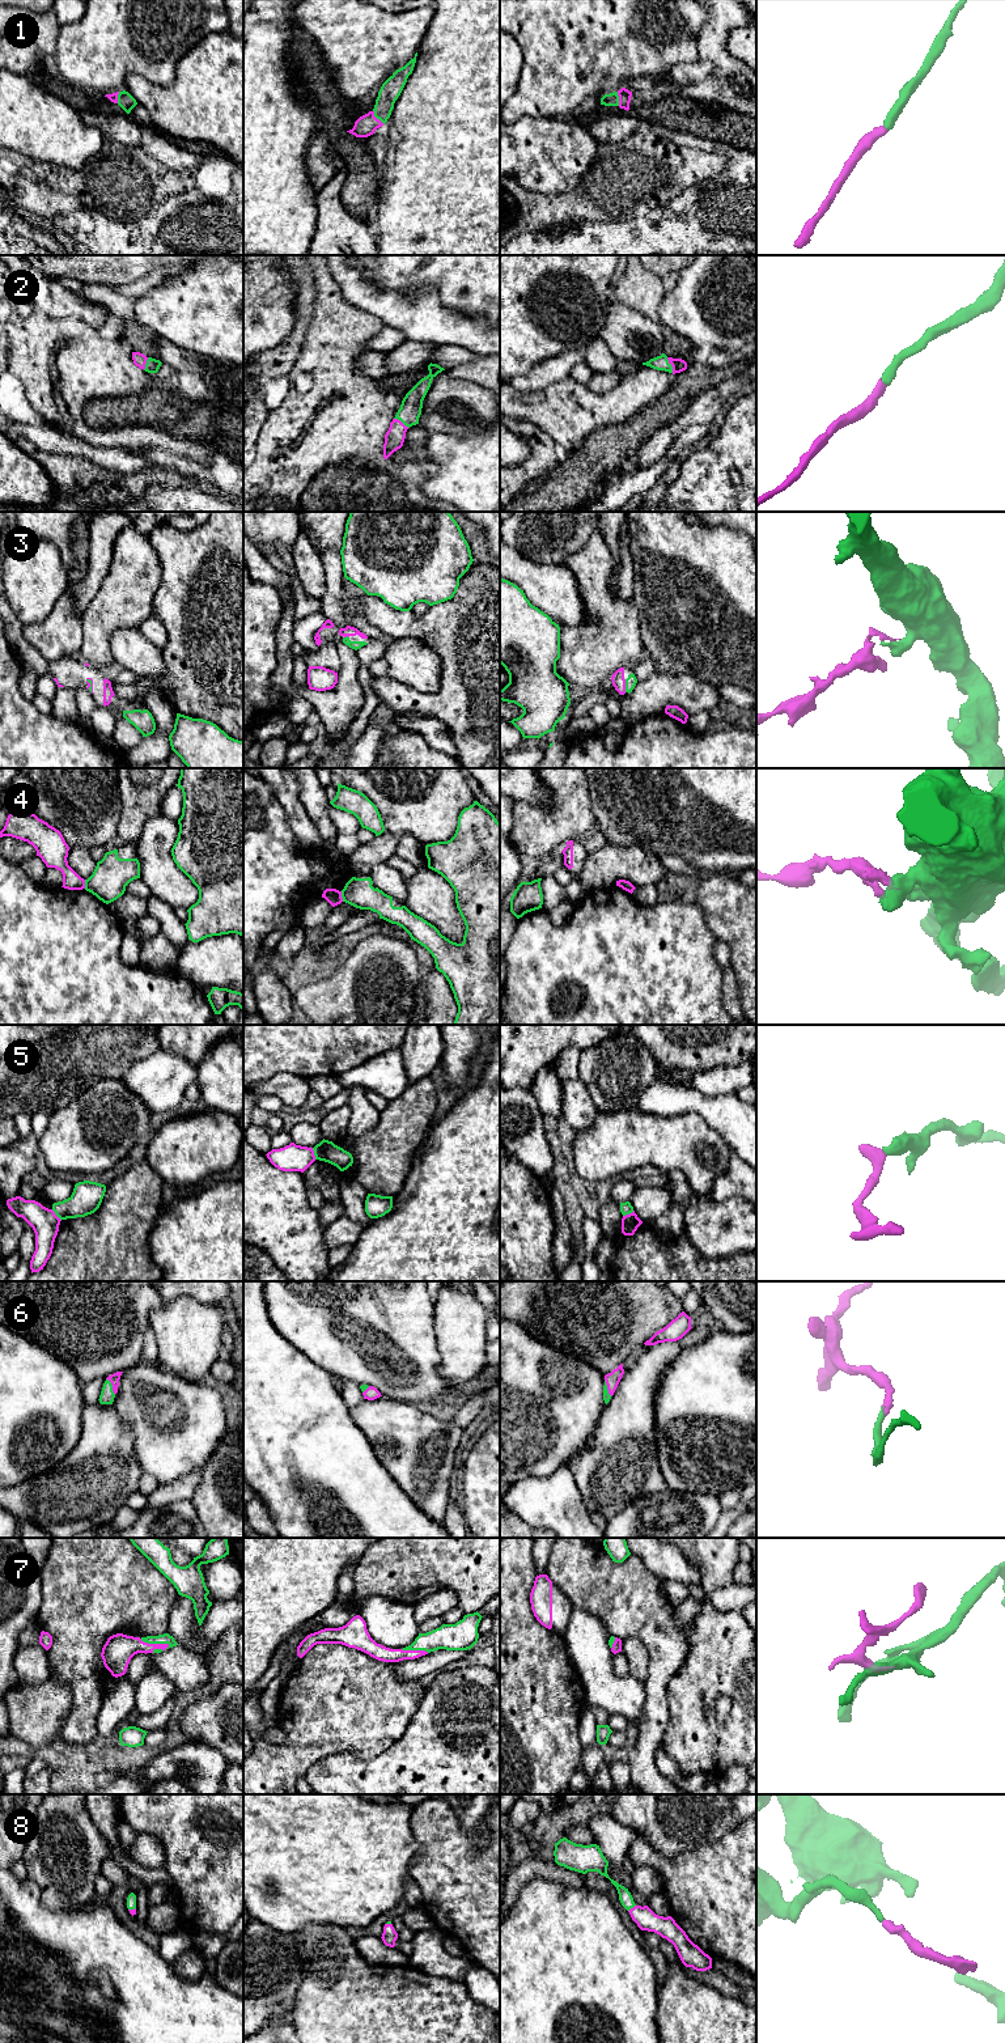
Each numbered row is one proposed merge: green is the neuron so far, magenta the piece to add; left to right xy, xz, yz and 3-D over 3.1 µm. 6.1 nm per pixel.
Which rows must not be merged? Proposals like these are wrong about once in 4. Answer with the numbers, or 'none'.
4, 5

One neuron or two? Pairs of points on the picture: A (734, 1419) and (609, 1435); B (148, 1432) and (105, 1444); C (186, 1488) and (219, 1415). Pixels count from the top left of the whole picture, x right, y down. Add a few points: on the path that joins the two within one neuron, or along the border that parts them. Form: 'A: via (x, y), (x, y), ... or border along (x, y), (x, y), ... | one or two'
A: border along (654, 1398), (654, 1444), (658, 1459) | two
B: border along (115, 1411), (132, 1436), (134, 1459), (140, 1466) | two
C: border along (200, 1467), (165, 1483) | two

